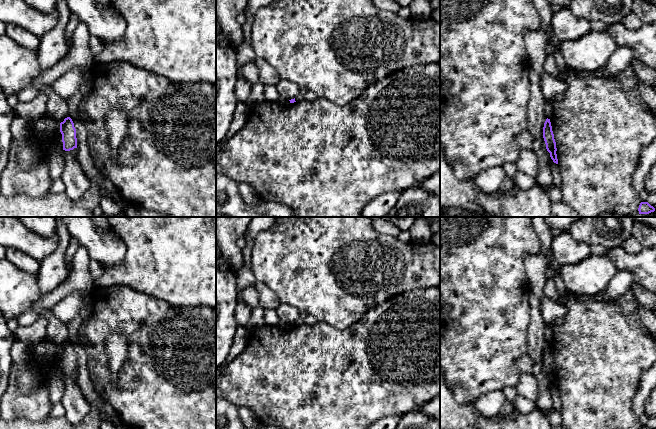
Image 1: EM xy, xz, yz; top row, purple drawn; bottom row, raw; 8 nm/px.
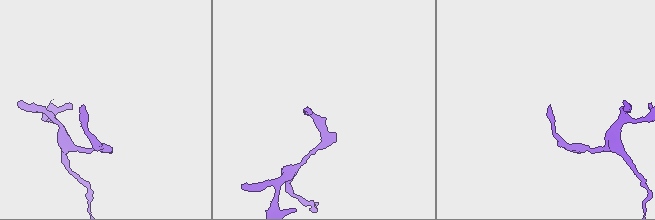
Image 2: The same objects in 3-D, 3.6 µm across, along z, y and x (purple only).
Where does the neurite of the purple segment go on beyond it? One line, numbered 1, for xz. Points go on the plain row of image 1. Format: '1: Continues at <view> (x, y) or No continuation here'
1: No continuation here

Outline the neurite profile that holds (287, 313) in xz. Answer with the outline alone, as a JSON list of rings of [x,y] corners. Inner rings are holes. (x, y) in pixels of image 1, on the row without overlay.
[[[280,303],[276,309],[280,321],[288,324],[294,323],[299,317],[300,310],[287,303]]]

